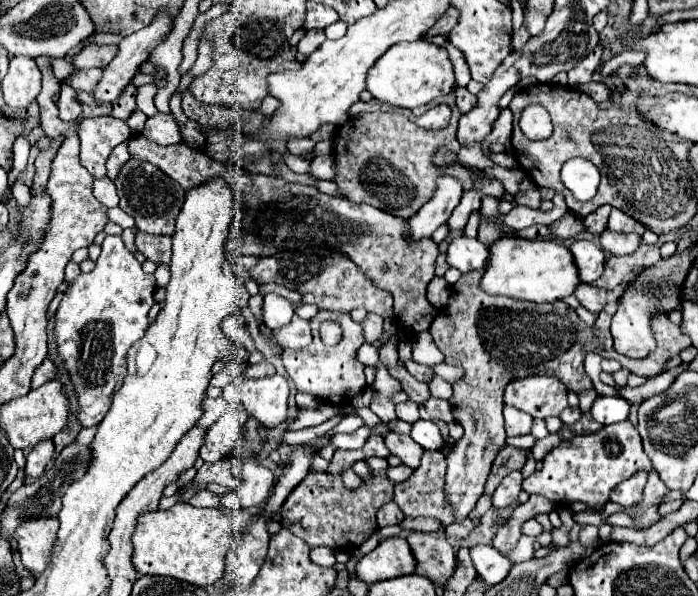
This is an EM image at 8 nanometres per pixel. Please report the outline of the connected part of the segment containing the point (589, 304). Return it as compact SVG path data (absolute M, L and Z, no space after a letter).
M588 283L578 285L578 289L574 293L576 293L580 305L584 305L592 313L602 311L604 305L606 305L606 301L608 301L608 291L606 289L594 287L594 285L588 285Z

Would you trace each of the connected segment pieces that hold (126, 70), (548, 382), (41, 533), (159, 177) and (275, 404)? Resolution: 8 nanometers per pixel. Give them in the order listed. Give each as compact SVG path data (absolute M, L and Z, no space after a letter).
M160 11L160 13L156 15L156 19L154 19L146 29L140 29L140 31L136 31L136 33L124 37L124 39L120 41L120 45L118 45L118 47L120 47L118 55L116 55L116 57L112 59L112 63L104 69L104 77L102 77L102 81L98 83L98 87L96 87L96 91L94 91L96 101L100 101L100 103L110 103L110 101L114 101L114 99L122 93L122 89L130 83L130 79L138 73L138 67L148 59L148 53L150 53L152 49L156 49L160 43L164 43L166 37L172 33L172 29L174 29L174 19L172 19L166 11Z
M536 375L526 379L516 379L506 385L504 403L512 405L532 417L558 417L566 407L566 385L556 377Z
M42 517L26 521L18 527L14 539L18 541L18 551L22 555L22 565L36 577L50 565L50 555L54 553L54 541L58 533L56 517Z
M134 157L122 165L114 183L120 197L120 209L136 219L136 227L140 231L152 235L174 235L174 221L184 205L186 195L186 189L182 189L182 185L178 185L172 177L166 177L166 173L162 173L156 165L138 161Z
M282 375L262 379L242 379L242 403L250 417L258 419L266 429L274 429L286 421L288 413L288 381Z

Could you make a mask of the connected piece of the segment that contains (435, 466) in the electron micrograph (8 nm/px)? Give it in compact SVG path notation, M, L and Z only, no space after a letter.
M424 451L420 467L402 483L394 485L394 503L400 507L405 516L426 516L442 521L442 525L455 522L454 511L446 505L444 491L444 475L446 475L446 459L442 451Z

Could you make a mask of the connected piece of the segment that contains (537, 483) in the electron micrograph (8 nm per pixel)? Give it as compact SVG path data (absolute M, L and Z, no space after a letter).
M630 421L604 425L600 431L590 435L574 435L572 439L562 441L556 449L552 449L544 461L542 469L534 471L524 479L522 487L526 493L536 493L552 503L586 503L588 507L604 505L610 493L626 479L630 479L638 469L650 471L650 459L642 449L642 441L638 431Z

